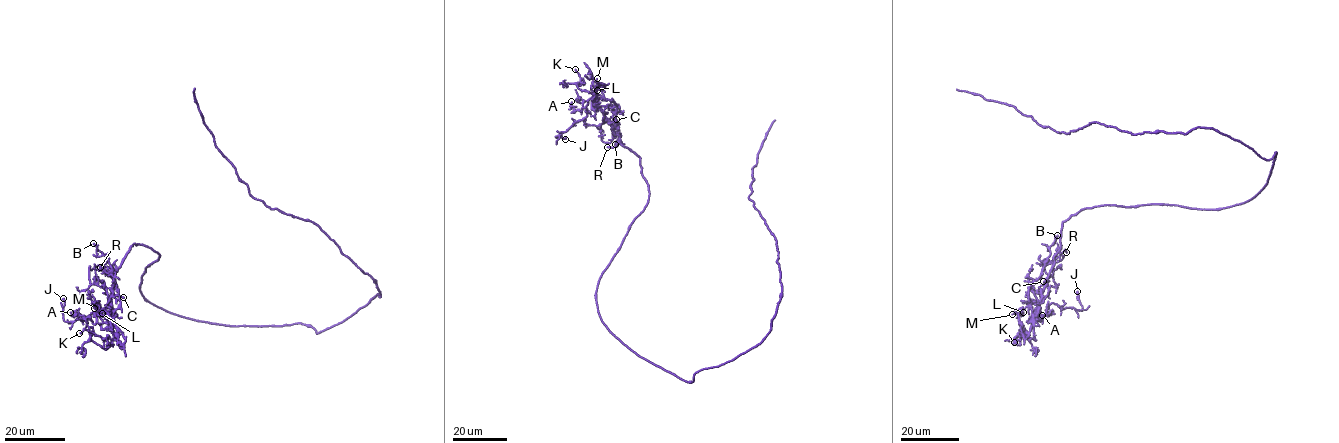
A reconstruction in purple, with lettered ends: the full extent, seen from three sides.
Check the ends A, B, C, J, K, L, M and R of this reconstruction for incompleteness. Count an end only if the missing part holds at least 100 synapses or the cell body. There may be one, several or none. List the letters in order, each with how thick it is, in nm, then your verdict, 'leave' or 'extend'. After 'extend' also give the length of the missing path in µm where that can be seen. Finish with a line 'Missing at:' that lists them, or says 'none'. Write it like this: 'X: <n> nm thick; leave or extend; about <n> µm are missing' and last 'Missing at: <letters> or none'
A: 110 nm thick; leave
B: 150 nm thick; leave
C: 160 nm thick; leave
J: 160 nm thick; leave
K: 160 nm thick; leave
L: 140 nm thick; leave
M: 120 nm thick; leave
R: 130 nm thick; leave
Missing at: none

